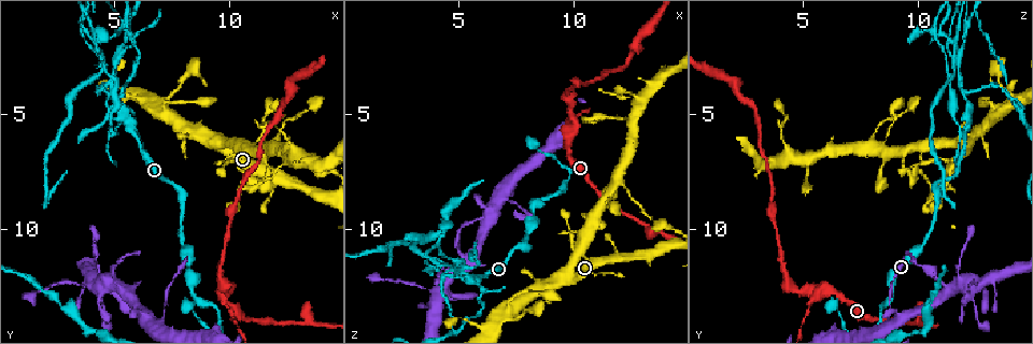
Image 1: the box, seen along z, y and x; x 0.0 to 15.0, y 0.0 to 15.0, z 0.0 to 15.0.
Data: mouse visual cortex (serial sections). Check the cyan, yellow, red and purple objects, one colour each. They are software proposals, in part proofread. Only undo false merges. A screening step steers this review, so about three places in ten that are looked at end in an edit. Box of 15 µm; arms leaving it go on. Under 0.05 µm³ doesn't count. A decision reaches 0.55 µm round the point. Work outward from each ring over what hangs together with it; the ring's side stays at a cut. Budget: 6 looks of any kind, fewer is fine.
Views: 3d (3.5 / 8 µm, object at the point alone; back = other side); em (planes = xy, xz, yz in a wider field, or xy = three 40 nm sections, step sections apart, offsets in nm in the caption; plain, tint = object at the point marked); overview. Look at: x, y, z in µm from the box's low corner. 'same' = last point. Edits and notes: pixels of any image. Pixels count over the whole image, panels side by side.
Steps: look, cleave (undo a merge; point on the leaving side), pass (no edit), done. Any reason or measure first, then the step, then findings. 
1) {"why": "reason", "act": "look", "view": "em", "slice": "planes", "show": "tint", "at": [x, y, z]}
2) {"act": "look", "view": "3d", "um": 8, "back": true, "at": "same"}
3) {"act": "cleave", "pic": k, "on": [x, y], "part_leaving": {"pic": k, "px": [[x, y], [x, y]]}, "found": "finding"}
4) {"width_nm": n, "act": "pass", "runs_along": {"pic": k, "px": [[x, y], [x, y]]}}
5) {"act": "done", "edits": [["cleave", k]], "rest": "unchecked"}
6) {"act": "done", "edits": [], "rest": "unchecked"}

{"why": "side arm on a straight run", "act": "look", "view": "3d", "um": 3.5, "at": [5.2, 12.6, 11.3]}

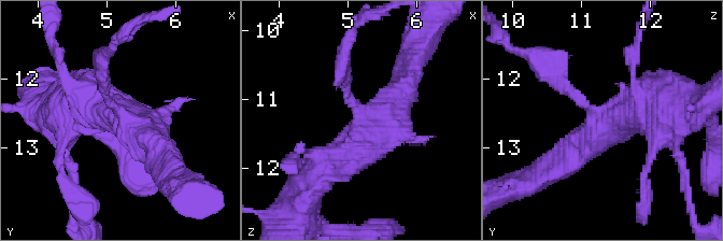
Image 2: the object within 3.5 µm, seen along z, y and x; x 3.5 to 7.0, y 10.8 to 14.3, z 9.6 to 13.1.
{"act": "look", "view": "em", "slice": "xy", "step": 1, "show": "tint", "at": [5.25, 12.55, 11.30]}

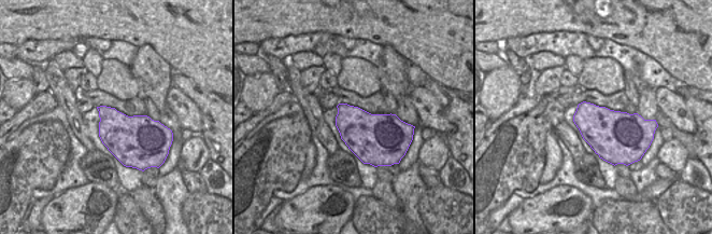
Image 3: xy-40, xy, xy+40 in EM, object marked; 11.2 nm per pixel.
{"act": "pass", "runs_along": {"pic": 2, "px": [[408, 79], [381, 126], [322, 172]]}, "found": "all the same cell"}

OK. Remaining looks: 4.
{"why": "sudden change in width", "act": "look", "view": "3d", "um": 8, "at": [3.3, 12.5, 12.6]}

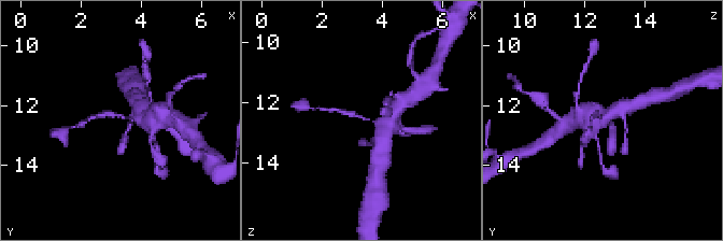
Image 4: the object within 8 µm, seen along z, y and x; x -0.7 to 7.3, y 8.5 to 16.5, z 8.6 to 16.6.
{"act": "look", "view": "3d", "um": 3.5, "at": [3.3, 12.4, 12.5]}

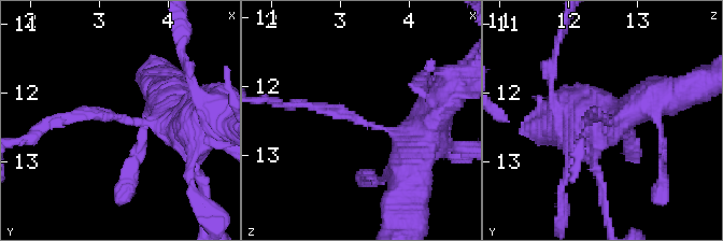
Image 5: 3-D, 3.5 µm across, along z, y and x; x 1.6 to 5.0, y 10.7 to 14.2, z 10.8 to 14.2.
{"arm_widths_nm": [150, 450], "why": "now the EM", "act": "look", "view": "em", "slice": "xy", "step": 1, "show": "tint", "at": [3.30, 12.40, 12.50]}

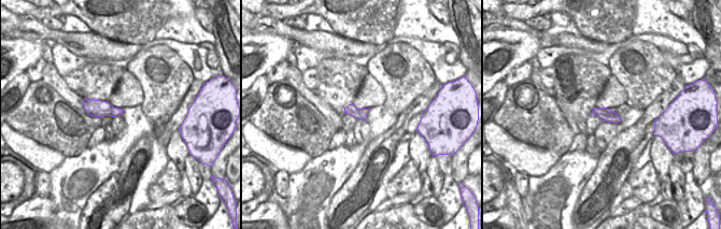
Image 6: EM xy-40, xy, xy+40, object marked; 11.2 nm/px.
{"act": "pass", "runs_along": {"pic": 5, "px": [[433, 121], [393, 133], [297, 103]]}, "found": "continuous, no second cell"}

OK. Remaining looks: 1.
{"act": "done", "edits": [], "rest": "unchecked"}

